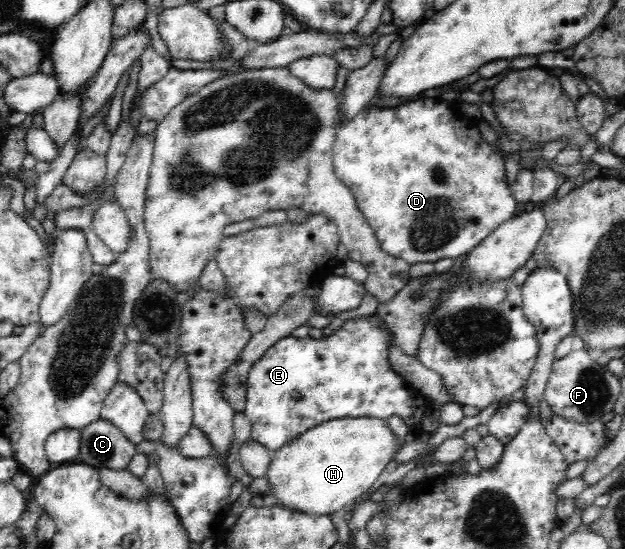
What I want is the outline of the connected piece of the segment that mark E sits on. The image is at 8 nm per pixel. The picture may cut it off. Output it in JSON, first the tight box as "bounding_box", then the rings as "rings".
{"bounding_box":[243,316,424,452],"rings":[[[364,316],[346,321],[338,331],[324,340],[310,336],[296,338],[292,335],[281,338],[250,366],[248,372],[243,414],[251,423],[251,439],[274,452],[308,429],[328,420],[373,417],[386,421],[386,418],[396,414],[410,426],[416,426],[424,412],[420,406],[416,406],[416,398],[420,398],[421,394],[406,386],[402,377],[391,370],[388,361],[390,340],[392,336],[388,332],[378,330]]]}

